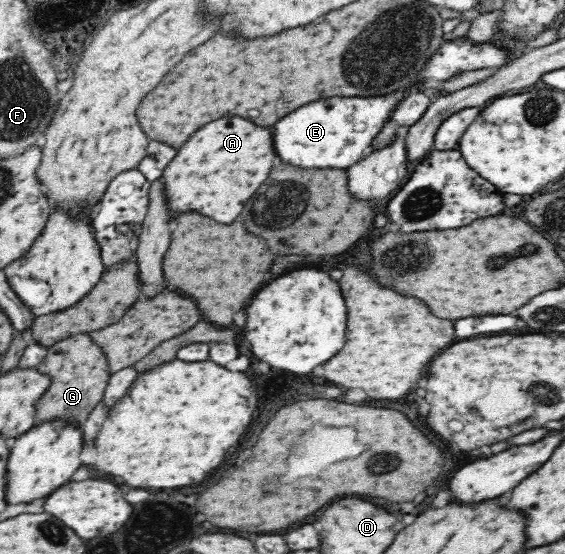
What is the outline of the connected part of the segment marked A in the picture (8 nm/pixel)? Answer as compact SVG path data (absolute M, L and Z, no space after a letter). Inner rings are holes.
M238 116L208 122L192 134L164 169L161 179L169 206L174 214L194 210L216 222L230 224L240 216L246 200L264 184L276 158L268 126L256 126Z

